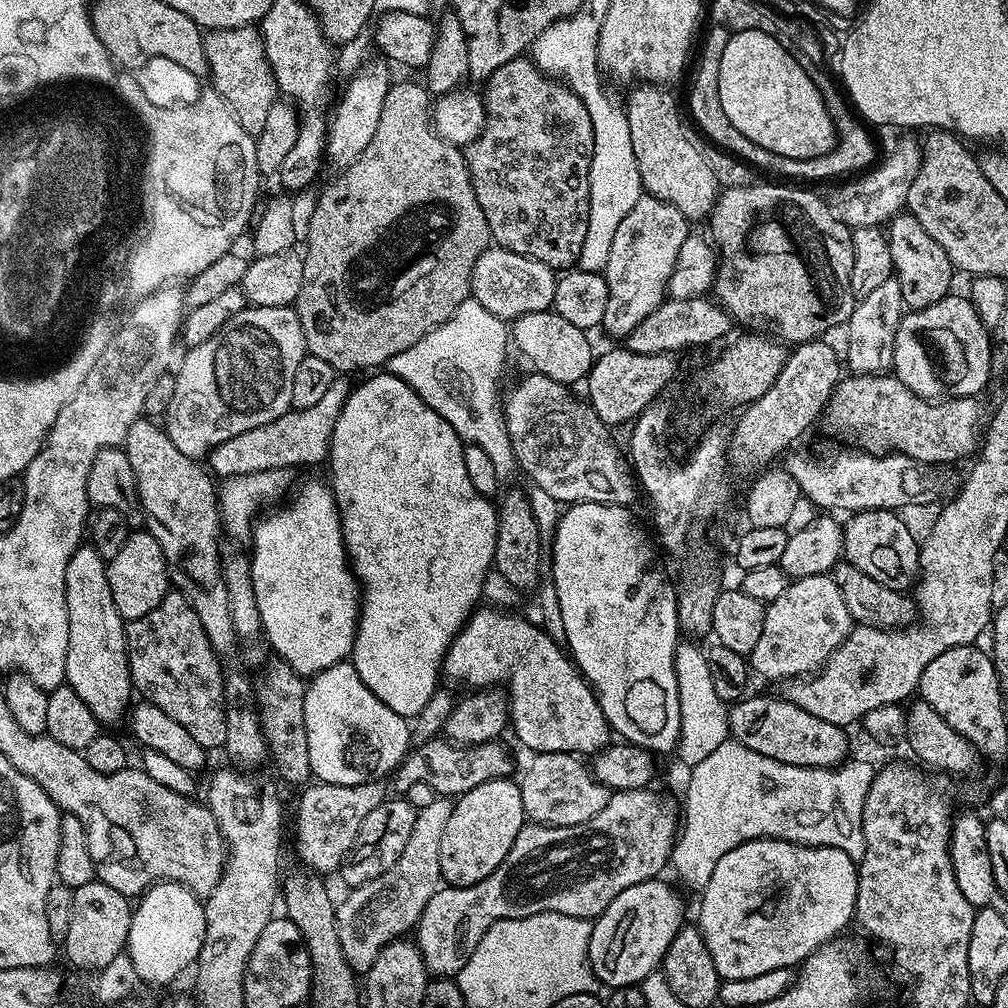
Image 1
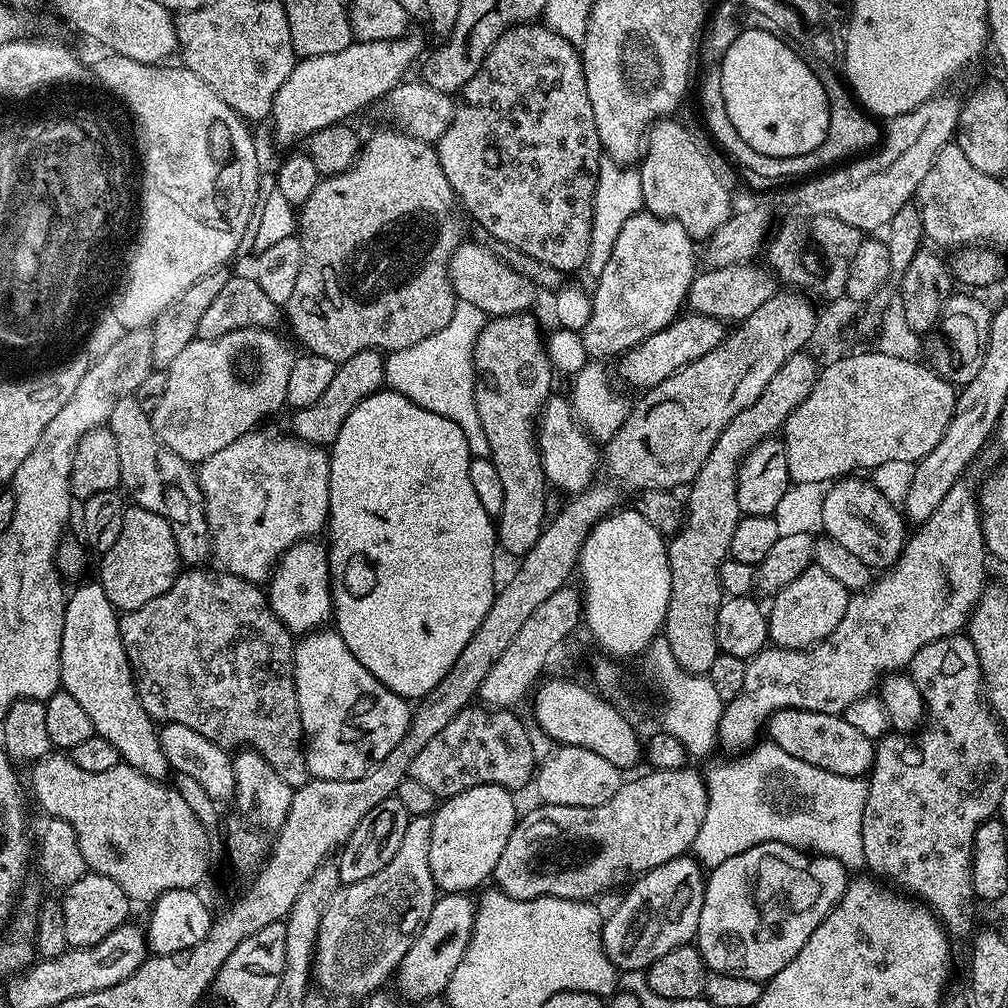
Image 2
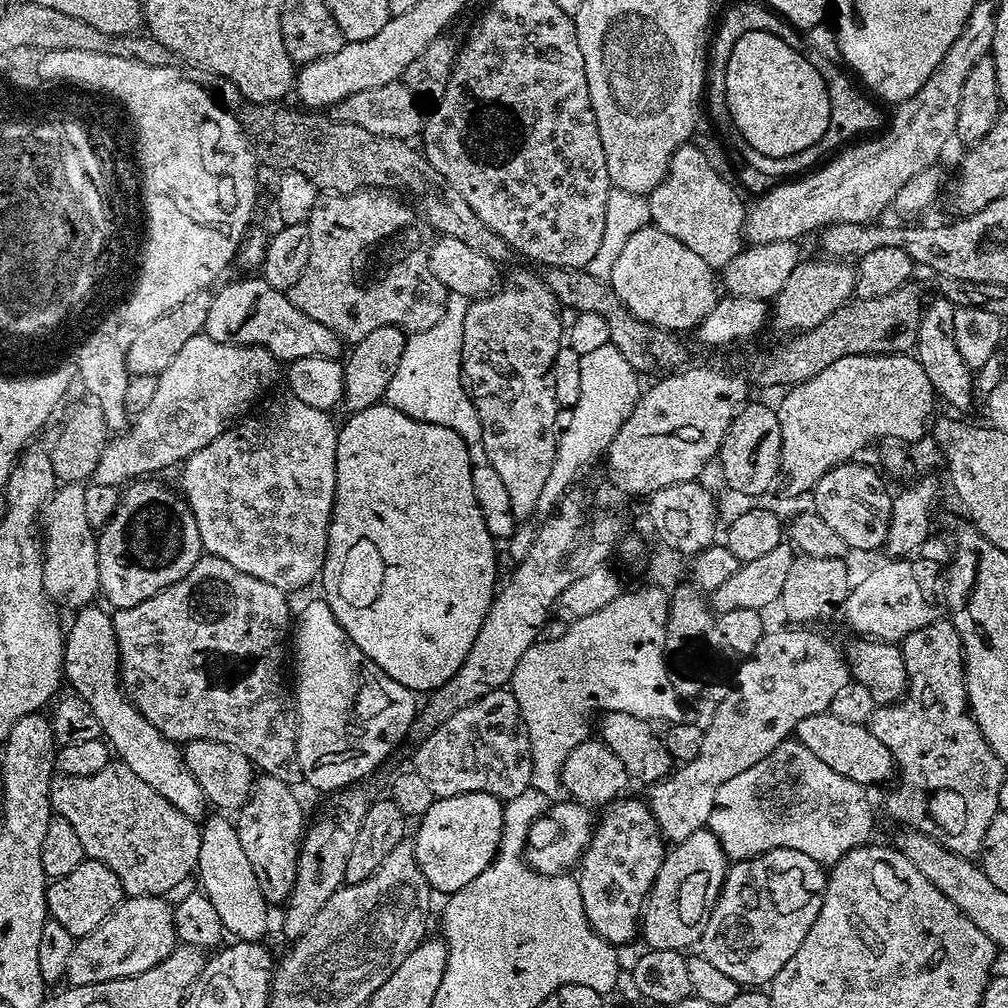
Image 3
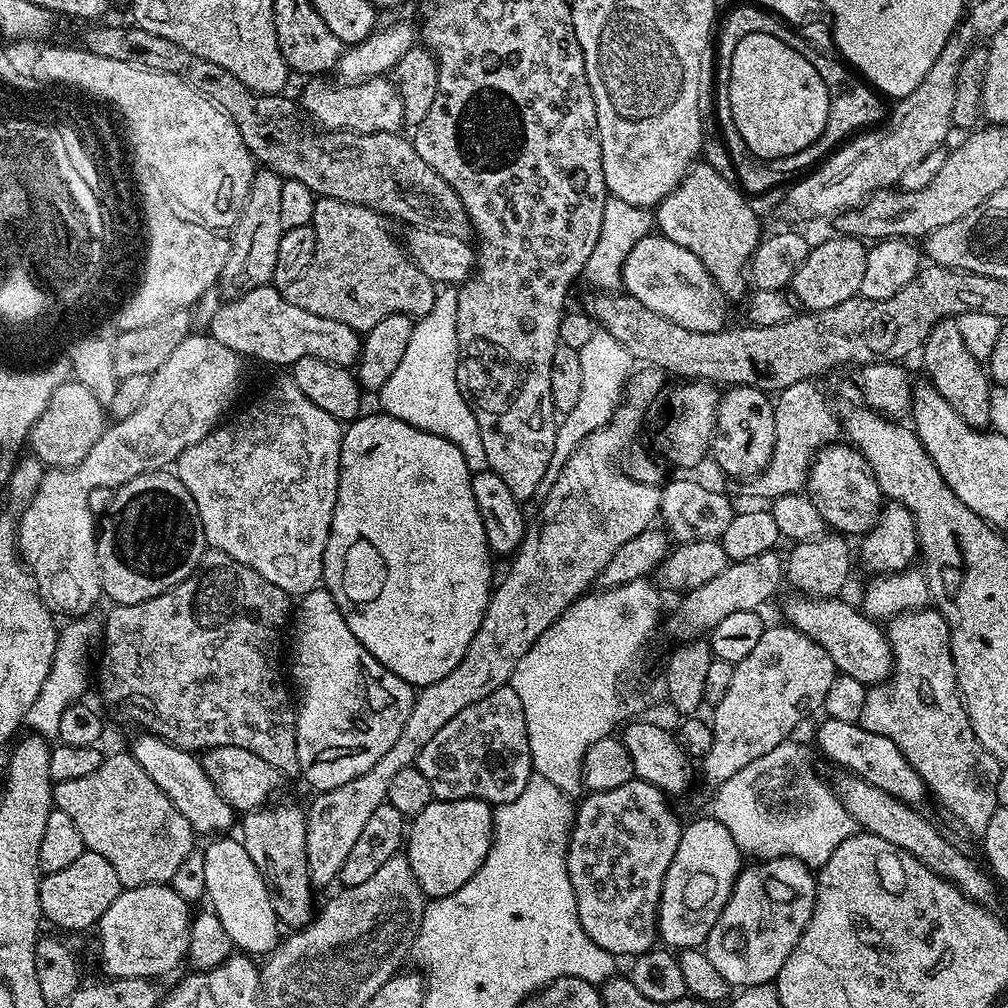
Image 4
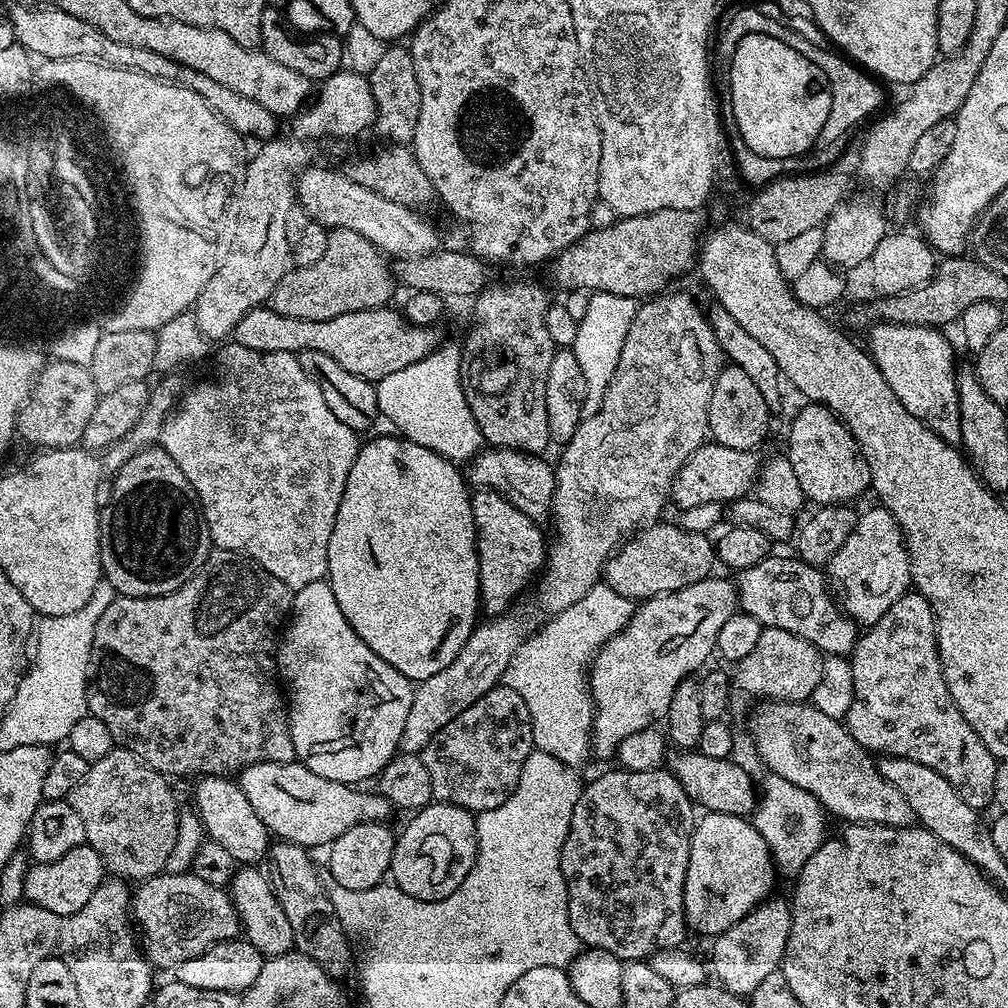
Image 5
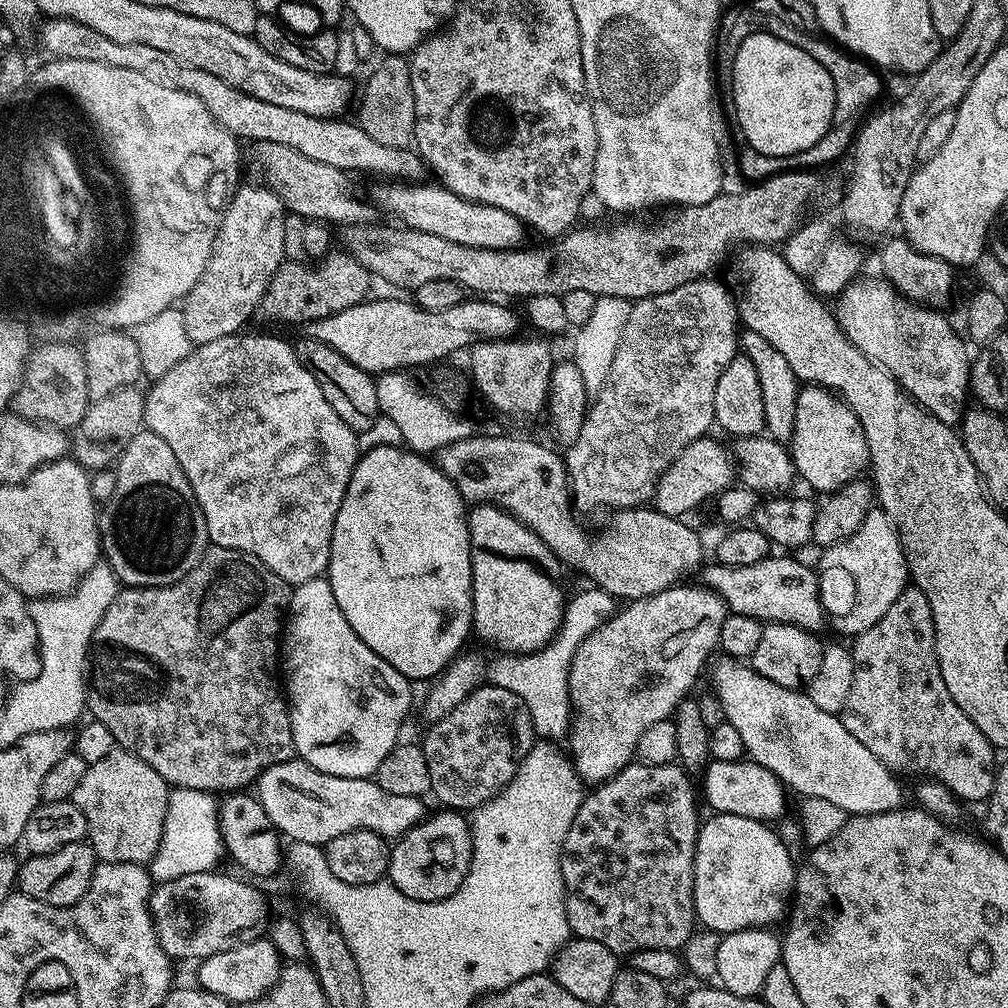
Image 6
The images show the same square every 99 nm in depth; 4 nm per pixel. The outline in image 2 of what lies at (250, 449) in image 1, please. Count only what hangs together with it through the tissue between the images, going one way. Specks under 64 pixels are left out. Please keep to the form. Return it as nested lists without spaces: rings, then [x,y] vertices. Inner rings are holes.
[[[367,348],[364,352],[343,357],[337,363],[334,378],[328,389],[323,392],[322,398],[318,398],[314,406],[301,408],[291,413],[293,428],[291,431],[296,439],[317,446],[330,446],[334,443],[338,438],[338,430],[342,430],[342,422],[350,418],[350,410],[354,410],[354,406],[358,406],[358,402],[362,402],[370,394],[381,391],[385,387],[385,359],[385,353],[375,348]]]

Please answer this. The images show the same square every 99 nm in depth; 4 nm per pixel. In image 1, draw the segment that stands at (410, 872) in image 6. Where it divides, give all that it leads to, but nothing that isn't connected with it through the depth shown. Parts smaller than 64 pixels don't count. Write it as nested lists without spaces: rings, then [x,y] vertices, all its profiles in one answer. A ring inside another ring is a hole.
[[[515,779],[491,780],[482,782],[482,786],[474,786],[474,790],[453,803],[450,819],[442,834],[442,851],[438,853],[438,858],[443,883],[465,888],[480,884],[494,874],[506,854],[510,854],[510,846],[514,846],[514,838],[518,838],[525,823],[522,794]]]

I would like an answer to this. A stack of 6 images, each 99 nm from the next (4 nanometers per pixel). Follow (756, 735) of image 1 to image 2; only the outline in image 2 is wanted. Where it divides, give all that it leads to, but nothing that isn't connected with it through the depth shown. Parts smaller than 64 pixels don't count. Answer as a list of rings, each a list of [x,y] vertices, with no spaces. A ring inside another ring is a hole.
[[[783,708],[769,718],[766,736],[771,743],[786,750],[786,754],[794,754],[794,758],[802,758],[802,762],[810,762],[810,766],[821,767],[831,774],[867,777],[876,757],[875,743],[856,727],[850,726],[843,715],[831,716],[798,708]]]

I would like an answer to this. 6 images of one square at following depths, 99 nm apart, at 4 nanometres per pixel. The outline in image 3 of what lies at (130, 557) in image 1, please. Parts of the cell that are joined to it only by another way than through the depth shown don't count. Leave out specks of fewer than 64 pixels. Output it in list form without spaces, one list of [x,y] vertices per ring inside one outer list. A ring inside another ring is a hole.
[[[114,524],[114,526],[103,525],[96,541],[100,592],[112,603],[111,607],[113,609],[138,606],[138,602],[146,602],[146,598],[154,598],[154,594],[166,590],[166,586],[174,586],[174,582],[178,582],[178,578],[186,578],[186,574],[190,574],[194,562],[198,562],[204,552],[203,542],[192,540],[192,546],[186,546],[186,548],[192,548],[192,550],[184,550],[180,554],[180,558],[174,564],[170,564],[170,568],[140,570],[140,568],[136,568],[136,566],[132,566],[124,560],[124,542],[122,542],[122,534],[120,534],[120,526],[118,528],[116,526],[118,524]]]

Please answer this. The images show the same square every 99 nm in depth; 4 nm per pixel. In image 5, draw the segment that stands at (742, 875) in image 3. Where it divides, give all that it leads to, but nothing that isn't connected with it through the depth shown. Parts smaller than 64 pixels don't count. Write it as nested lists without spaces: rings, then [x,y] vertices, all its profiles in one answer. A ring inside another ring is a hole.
[[[787,899],[770,900],[756,904],[752,911],[747,912],[734,926],[730,926],[711,941],[711,971],[727,991],[735,992],[744,998],[763,982],[769,974],[774,974],[782,964],[786,942],[790,938],[792,910]]]

